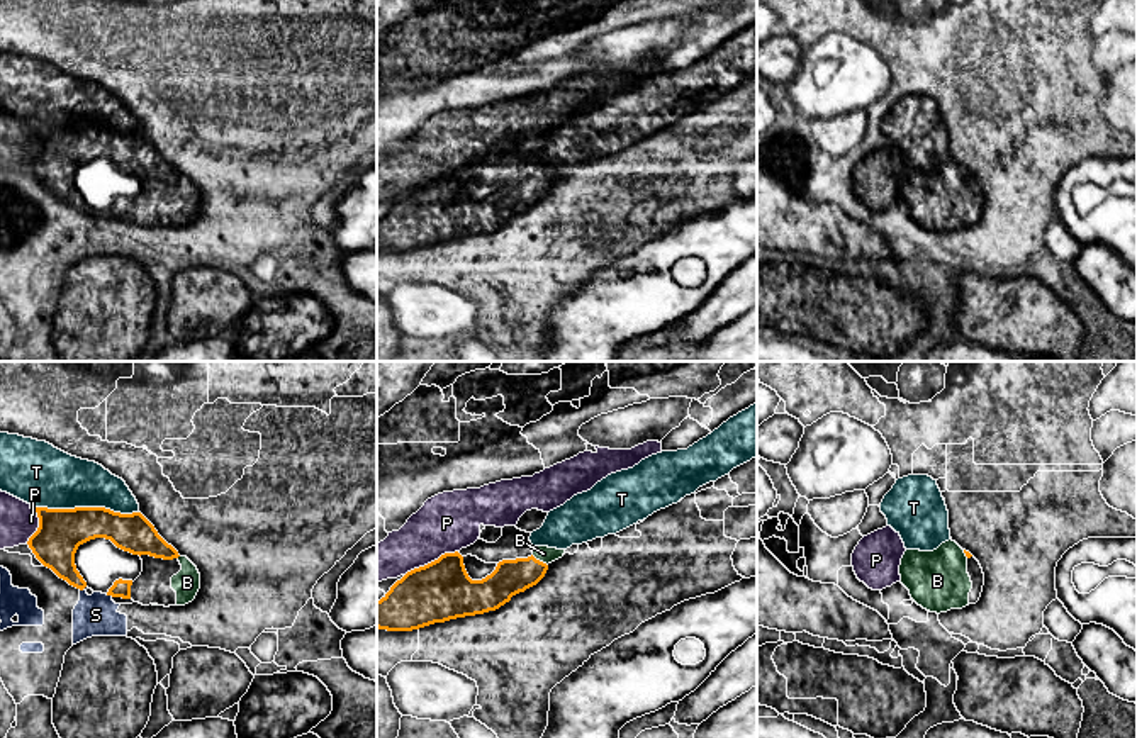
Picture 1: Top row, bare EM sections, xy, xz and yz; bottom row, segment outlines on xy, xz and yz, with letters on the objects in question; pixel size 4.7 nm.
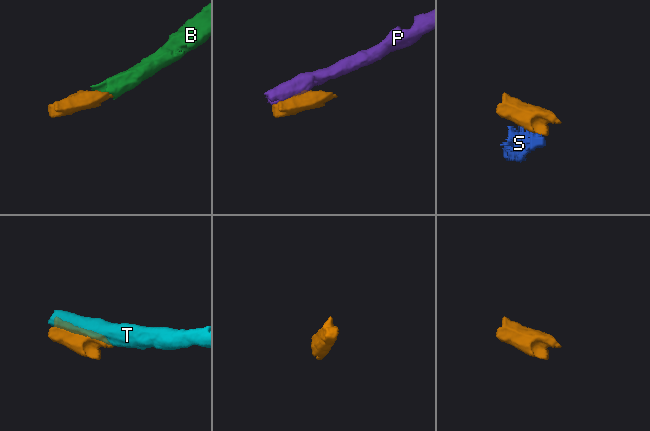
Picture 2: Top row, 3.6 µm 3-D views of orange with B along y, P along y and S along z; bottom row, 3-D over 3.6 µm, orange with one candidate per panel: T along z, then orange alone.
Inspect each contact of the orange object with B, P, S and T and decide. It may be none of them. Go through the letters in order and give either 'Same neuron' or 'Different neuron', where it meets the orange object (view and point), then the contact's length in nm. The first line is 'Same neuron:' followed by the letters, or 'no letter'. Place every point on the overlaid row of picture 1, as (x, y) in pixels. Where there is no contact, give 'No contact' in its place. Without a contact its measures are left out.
Same neuron: B
B: Same neuron. Touches orange at xz (538, 560). Shared border 90 nm
P: Different neuron. Touches orange at xz (431, 562). Shared border 280 nm
S: Different neuron. Touches orange at xy (109, 594). Shared border 40 nm
T: Different neuron. Touches orange at xy (85, 508). Shared border 500 nm

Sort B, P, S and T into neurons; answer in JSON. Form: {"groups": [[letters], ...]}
{"groups": [["B"], ["P"], ["S"], ["T"]]}

